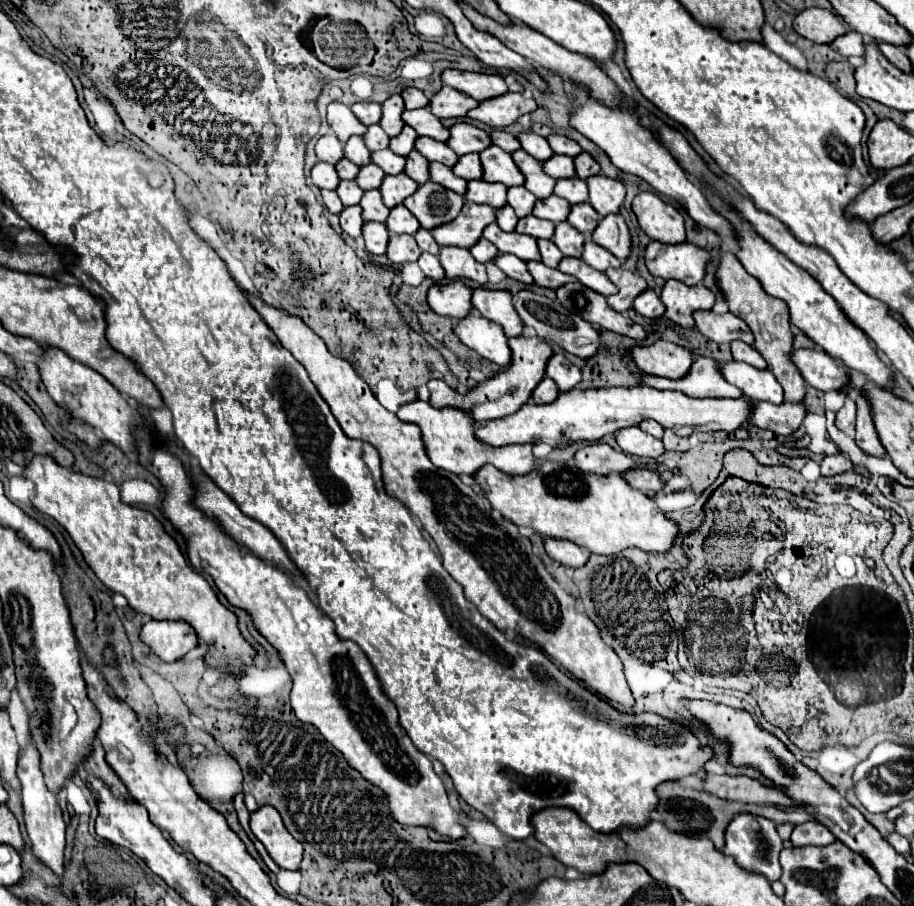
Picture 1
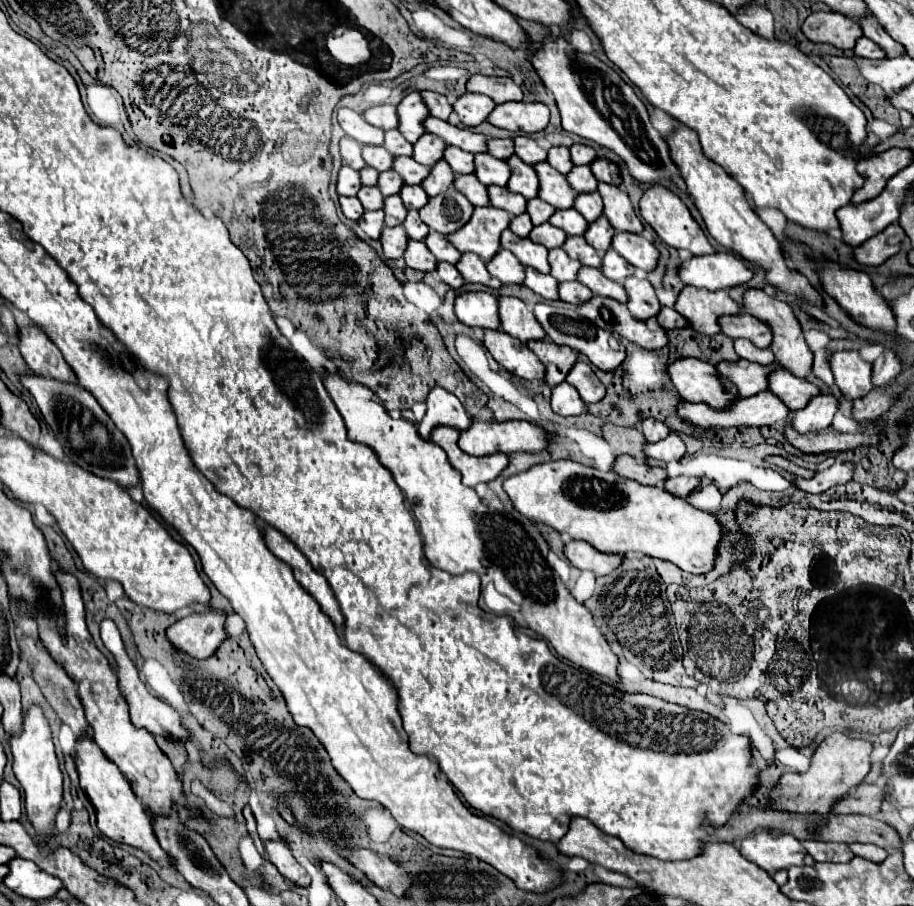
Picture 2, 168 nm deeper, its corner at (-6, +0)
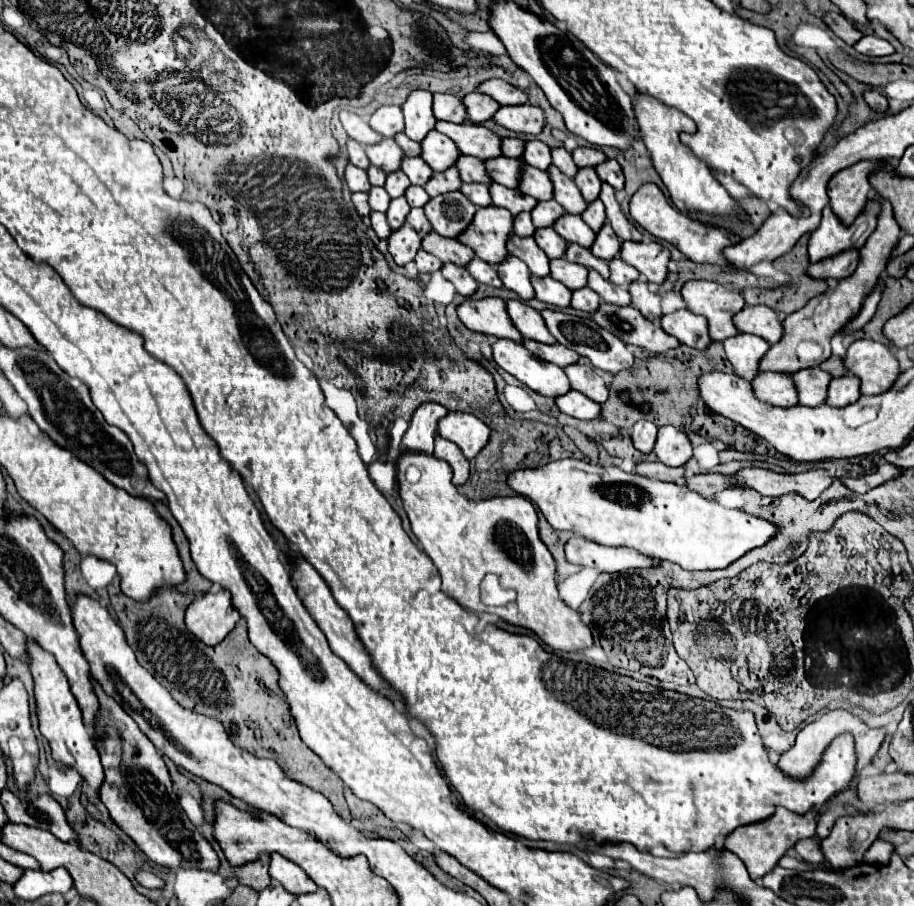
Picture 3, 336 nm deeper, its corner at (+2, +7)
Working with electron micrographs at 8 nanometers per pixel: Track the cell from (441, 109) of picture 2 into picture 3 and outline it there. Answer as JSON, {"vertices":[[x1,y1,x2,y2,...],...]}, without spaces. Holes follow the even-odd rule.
{"vertices":[[433,94,433,112,437,120,447,120,447,122,465,122,467,114,465,114,465,106,461,102,461,98,453,96,453,94]]}

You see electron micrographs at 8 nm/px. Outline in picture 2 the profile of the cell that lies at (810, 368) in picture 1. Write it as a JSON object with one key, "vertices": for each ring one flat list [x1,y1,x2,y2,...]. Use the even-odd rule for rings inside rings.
{"vertices":[[837,351,831,357,831,369,835,383,847,399,865,397,871,389,871,363,863,361,859,351]]}

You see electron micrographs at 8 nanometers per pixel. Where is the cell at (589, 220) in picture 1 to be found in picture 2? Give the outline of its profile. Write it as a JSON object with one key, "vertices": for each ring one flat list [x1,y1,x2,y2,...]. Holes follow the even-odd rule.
{"vertices":[[599,217,595,223,589,225,589,229,585,233,585,239,595,251,605,253,611,247,613,235,615,235,615,229,609,225,609,221,605,221,605,217]]}

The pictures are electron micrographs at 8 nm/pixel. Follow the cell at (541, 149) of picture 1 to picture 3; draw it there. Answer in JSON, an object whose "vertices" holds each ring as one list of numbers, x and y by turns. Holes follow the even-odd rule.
{"vertices":[[553,148,553,150,551,150,551,158,553,158,553,164,555,164,563,174,567,174,569,178,573,178,573,174,577,174,577,166,575,166,571,154,569,154,565,148]]}

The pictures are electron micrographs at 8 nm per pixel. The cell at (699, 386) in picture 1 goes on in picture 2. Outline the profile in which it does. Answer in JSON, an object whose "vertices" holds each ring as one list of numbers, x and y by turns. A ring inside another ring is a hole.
{"vertices":[[723,361,717,365,719,373,733,381,739,389,739,395,741,397,751,397,751,395,757,395,761,391,767,389,769,381,769,373,779,369,777,363,773,365,757,365,757,363,751,363,751,361,737,361,737,363,729,363,729,361]]}

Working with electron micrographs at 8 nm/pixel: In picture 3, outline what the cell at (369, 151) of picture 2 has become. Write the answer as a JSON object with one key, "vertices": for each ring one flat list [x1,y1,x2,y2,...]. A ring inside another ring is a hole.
{"vertices":[[383,138,381,142,377,142,373,146,367,146,365,152,367,152,367,158,373,166,379,166,385,172,399,170,403,150,397,146,397,142,393,138]]}

